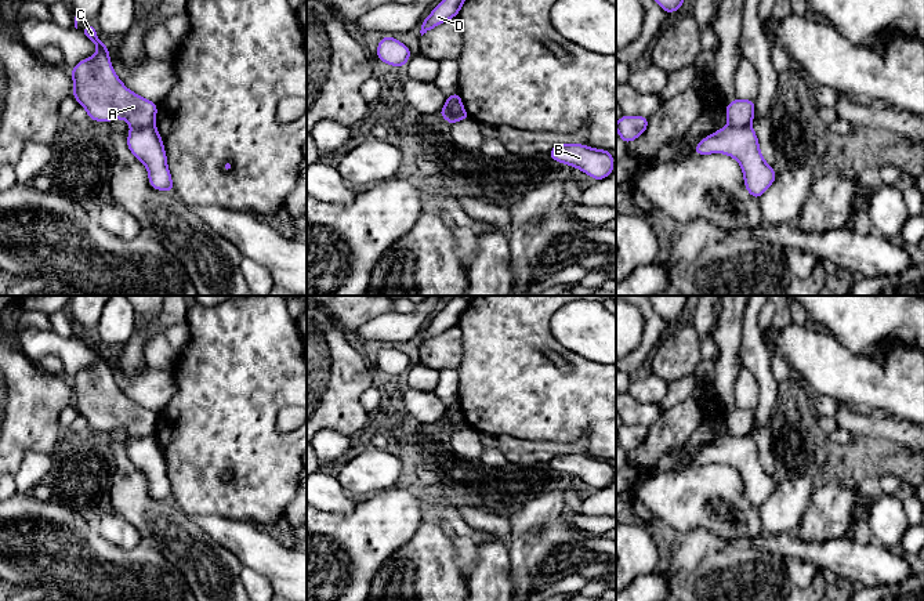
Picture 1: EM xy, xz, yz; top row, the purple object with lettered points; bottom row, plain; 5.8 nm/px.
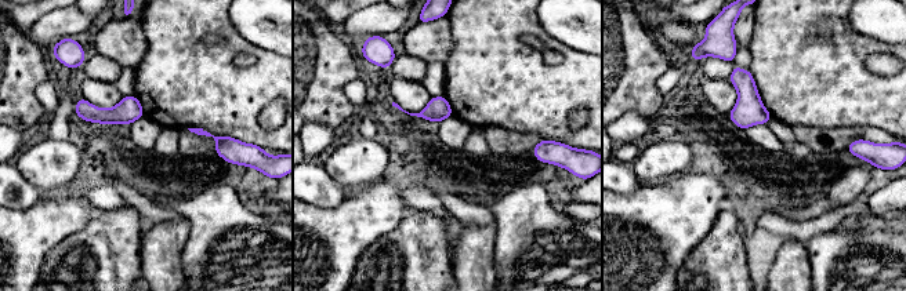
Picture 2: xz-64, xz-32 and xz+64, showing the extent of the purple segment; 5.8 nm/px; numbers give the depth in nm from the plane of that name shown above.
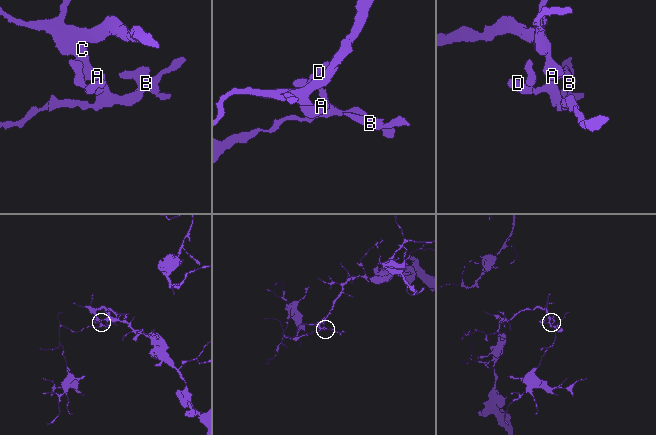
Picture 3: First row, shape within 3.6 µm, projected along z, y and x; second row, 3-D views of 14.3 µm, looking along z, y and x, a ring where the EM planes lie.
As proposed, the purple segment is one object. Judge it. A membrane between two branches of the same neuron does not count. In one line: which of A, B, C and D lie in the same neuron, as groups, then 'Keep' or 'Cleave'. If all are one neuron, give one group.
Groups: A C / B D. Cleave

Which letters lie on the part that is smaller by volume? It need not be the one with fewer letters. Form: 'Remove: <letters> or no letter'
Remove: B, D

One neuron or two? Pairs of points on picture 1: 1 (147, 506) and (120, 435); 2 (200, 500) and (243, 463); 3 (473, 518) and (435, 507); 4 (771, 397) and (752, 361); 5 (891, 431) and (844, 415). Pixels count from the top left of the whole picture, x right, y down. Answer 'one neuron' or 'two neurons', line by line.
1: one neuron
2: one neuron
3: two neurons
4: one neuron
5: one neuron

